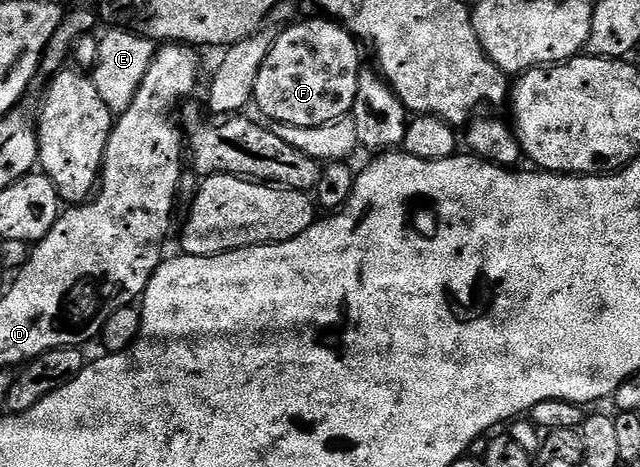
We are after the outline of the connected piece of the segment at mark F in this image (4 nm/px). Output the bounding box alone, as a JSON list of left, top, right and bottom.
[253,19,363,128]

